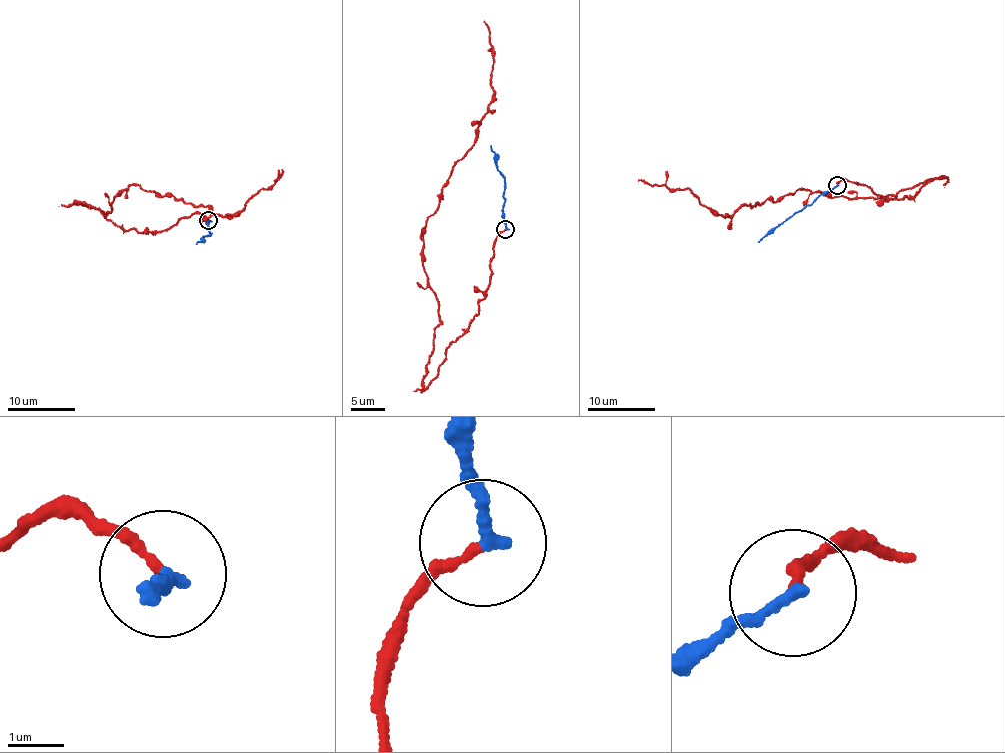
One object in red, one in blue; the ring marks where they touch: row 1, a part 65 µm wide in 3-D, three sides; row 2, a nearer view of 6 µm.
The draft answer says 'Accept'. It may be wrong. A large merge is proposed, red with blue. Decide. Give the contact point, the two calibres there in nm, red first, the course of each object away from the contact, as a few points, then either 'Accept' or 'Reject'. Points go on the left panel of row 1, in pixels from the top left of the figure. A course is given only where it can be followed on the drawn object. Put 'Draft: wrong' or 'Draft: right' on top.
Draft: wrong
Place: (208, 220). Thickness 160 nm (red) against 220 nm. Course of red: (209, 221), (194, 212), (140, 233), (75, 203), (105, 215), (134, 184), (223, 216), (282, 169). Course of blue: (209, 221), (211, 232), (197, 244). Reject

